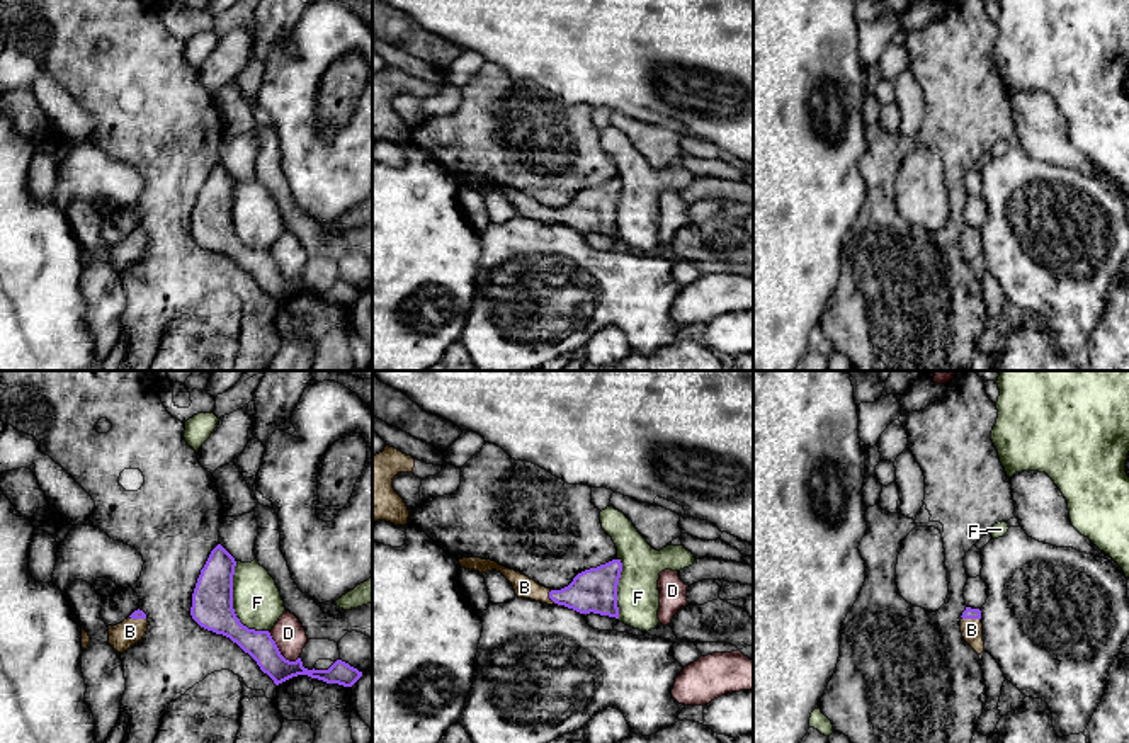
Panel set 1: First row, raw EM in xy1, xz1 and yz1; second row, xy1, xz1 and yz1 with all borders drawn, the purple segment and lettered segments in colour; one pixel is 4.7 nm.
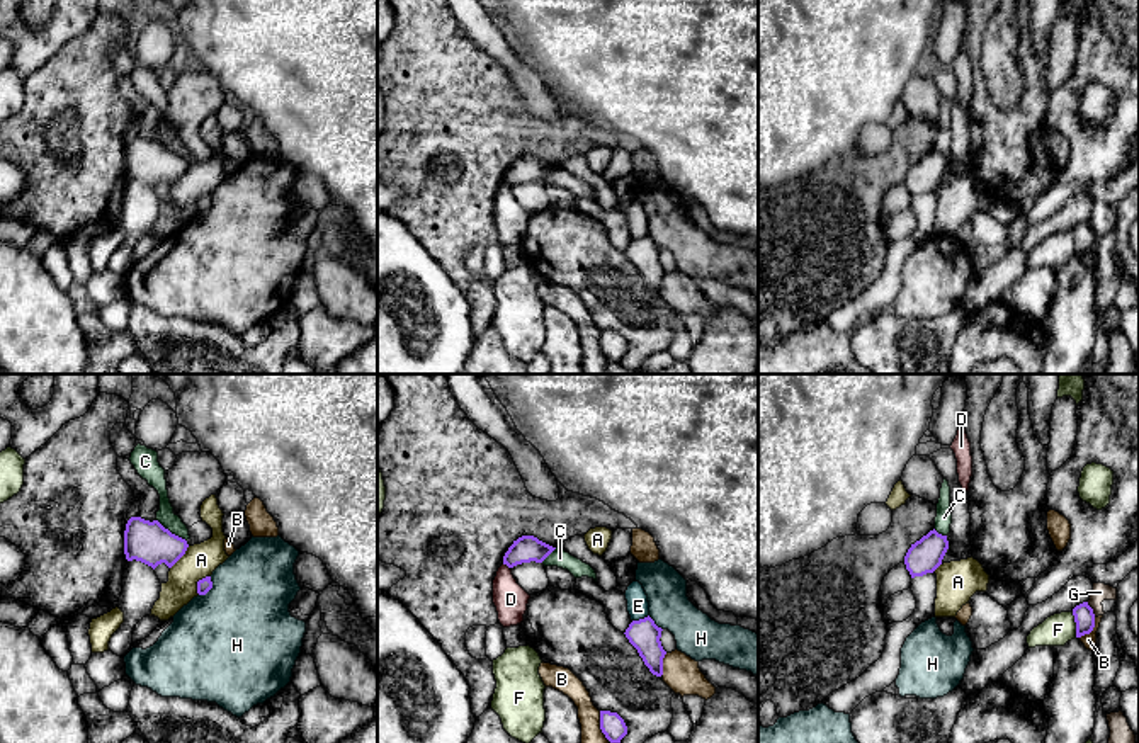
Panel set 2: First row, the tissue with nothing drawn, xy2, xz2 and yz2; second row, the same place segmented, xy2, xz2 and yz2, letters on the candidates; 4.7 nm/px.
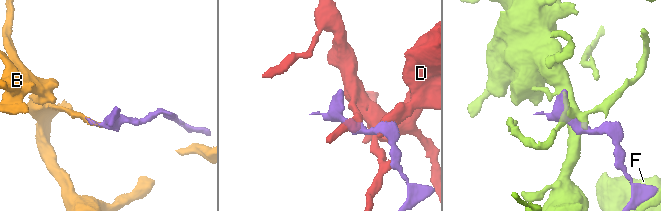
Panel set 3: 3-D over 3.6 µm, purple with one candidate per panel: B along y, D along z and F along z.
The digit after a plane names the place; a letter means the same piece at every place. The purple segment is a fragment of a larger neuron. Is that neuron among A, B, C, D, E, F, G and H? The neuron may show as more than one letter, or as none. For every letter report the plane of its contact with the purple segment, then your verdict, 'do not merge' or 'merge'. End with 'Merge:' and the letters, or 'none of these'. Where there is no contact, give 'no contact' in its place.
A: xy2 | do not merge
B: xz2 | merge
C: xy2 | do not merge
D: xy1 | do not merge
E: xz2 | do not merge
F: xy1 | do not merge
G: yz2 | do not merge
H: xy2 | do not merge
Merge: B

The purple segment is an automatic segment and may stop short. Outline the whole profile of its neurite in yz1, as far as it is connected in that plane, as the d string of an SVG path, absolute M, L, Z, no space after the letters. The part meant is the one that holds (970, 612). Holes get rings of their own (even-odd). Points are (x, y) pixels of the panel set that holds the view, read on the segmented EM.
M966 607L961 615L961 632L964 641L981 655L984 651L981 610Z

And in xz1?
M462 558L461 568L486 573L500 571L513 587L519 598L530 598L547 605L558 604L573 609L580 614L600 614L619 619L617 585L622 571L621 559L612 559L597 568L578 573L573 581L561 588L546 588L520 571L505 568L491 559Z

